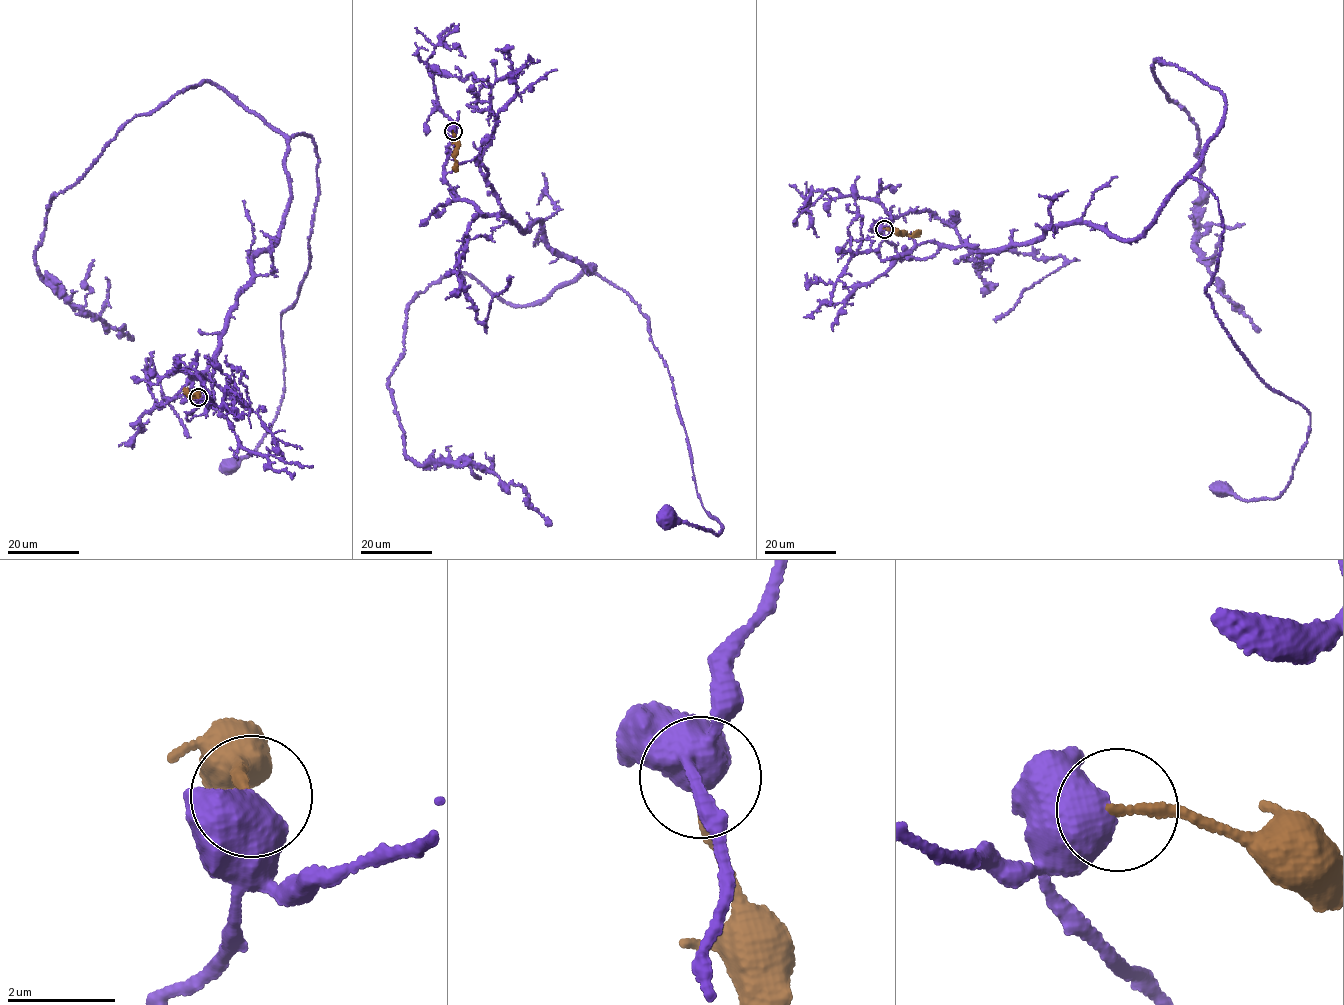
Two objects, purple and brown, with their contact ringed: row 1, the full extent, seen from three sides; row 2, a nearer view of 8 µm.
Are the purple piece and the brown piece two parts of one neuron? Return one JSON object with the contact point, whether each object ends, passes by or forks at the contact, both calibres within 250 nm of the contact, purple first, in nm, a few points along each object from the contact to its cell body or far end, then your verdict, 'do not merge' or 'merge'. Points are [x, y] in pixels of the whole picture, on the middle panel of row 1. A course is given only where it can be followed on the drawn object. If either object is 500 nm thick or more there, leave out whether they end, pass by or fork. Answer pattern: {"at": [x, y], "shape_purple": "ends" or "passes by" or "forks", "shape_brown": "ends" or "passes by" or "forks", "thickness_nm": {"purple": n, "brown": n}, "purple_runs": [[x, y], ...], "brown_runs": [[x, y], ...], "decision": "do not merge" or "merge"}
{"at": [453, 131], "thickness_nm": {"purple": 650, "brown": 200}, "purple_runs": [[453, 132], [455, 161], [480, 161], [511, 223], [540, 223], [649, 320], [722, 531], [666, 519]], "brown_runs": [[453, 132], [455, 170]], "decision": "do not merge"}

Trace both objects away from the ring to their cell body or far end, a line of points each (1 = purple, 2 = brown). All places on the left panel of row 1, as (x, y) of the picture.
1: (198, 397), (186, 419), (308, 135), (281, 403), (228, 467)
2: (198, 397), (197, 394), (188, 395), (185, 388)

